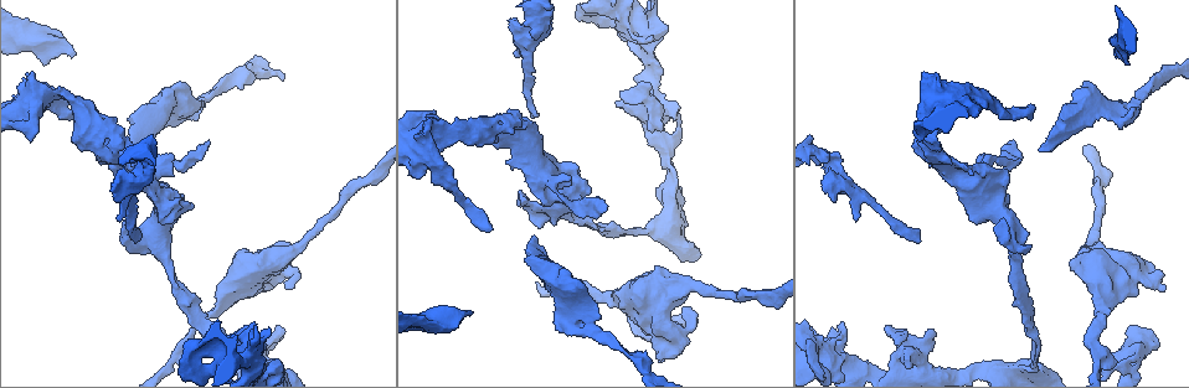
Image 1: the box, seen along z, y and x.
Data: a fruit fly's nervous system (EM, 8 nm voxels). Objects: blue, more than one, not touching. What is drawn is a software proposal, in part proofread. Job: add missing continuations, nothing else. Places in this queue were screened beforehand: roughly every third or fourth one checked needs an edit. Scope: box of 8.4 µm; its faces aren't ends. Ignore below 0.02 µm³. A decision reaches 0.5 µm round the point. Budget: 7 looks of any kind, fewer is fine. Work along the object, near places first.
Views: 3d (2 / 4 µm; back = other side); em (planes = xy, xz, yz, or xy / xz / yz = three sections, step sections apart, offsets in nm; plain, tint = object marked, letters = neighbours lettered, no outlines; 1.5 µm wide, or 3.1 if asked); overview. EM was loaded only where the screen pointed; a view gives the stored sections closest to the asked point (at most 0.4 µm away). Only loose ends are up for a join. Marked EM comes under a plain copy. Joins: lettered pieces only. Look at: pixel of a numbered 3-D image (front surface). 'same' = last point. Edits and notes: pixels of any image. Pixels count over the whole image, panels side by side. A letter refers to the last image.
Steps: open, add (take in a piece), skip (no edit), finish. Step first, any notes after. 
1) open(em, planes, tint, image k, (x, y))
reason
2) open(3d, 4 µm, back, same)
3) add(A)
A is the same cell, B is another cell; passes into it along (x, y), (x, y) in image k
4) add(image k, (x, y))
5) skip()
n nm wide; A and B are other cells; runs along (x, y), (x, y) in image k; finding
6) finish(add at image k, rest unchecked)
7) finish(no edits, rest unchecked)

open(3d, 4 µm, back, image 1, (533, 118))
an open end

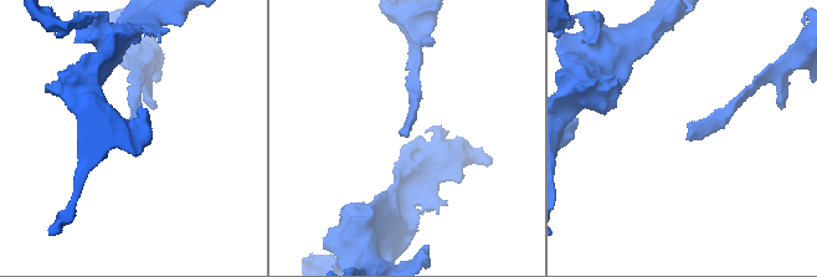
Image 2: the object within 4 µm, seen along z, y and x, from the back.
open(em, planes, letters, image 2, (688, 138))

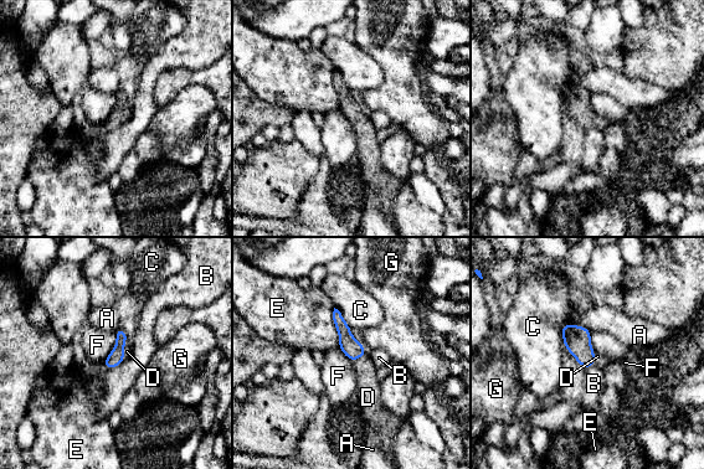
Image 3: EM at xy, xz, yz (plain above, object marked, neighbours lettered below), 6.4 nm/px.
add(D)
100 nm wide; D is the same cell, A, B, C, E, F and G are other cells; passes into it along (116, 357), (123, 349), (127, 351) in image 3; it goes on there

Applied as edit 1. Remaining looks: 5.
open(overview)

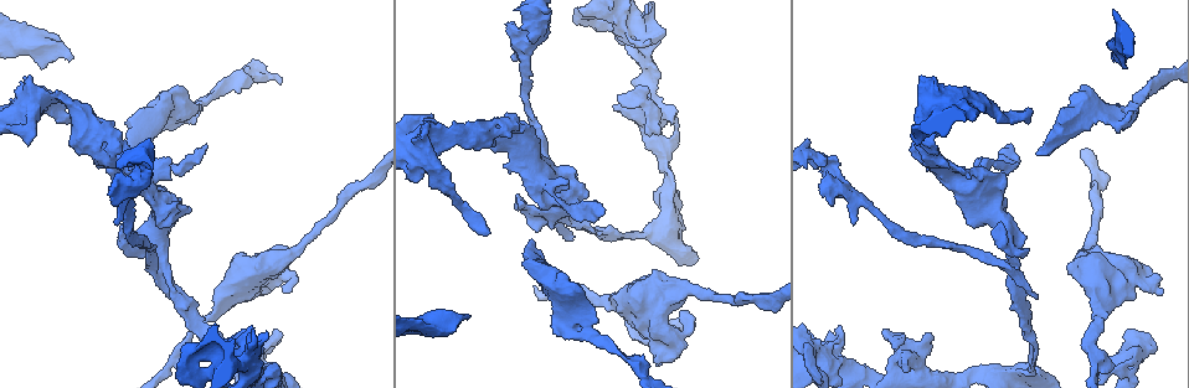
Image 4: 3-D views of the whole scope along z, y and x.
open(em, xz, step 8, letters, image 4, (284, 291))
an open end

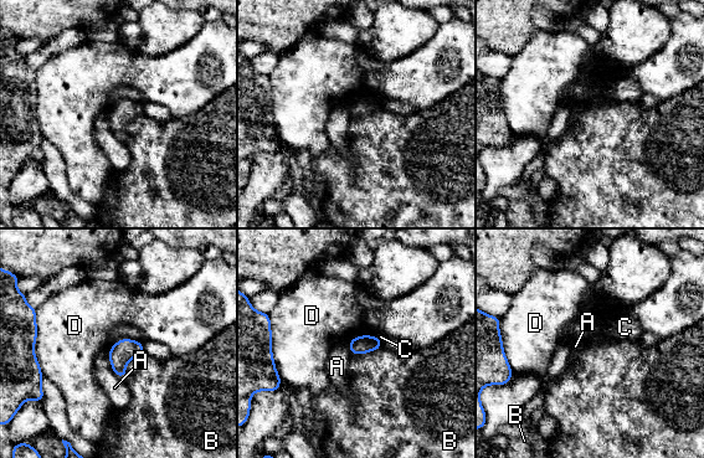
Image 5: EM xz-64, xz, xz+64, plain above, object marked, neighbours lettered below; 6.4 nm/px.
open(em, planes, letters, same)
another direction

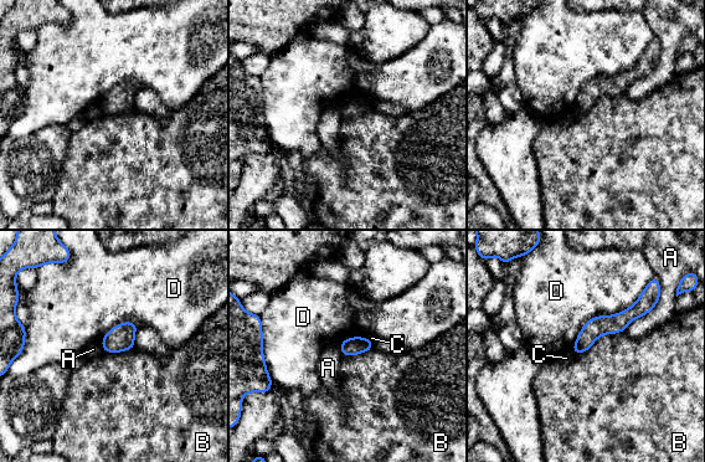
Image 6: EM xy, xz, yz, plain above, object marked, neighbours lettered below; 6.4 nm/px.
skip()
A, B, C and D are other cells; border along (623, 330), (605, 333), (574, 354) in image 6; none of them fits

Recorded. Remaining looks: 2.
open(em, xy, step 4, tint, image 4, (1129, 111))
stops while still wide

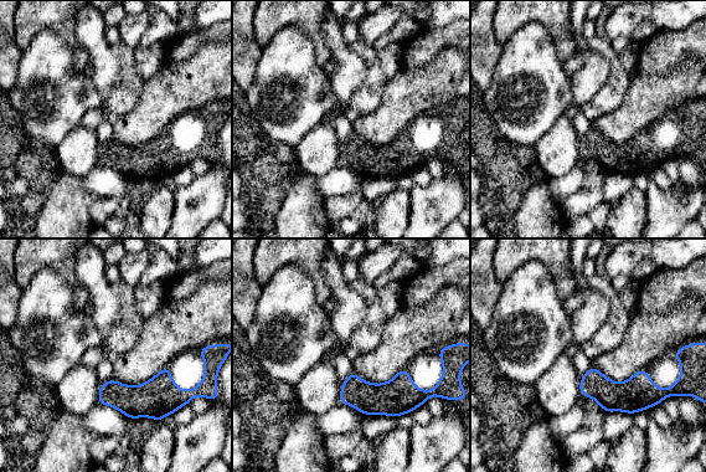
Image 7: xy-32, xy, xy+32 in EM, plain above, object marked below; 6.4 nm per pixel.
open(em, planes, letters, same)
cut it another way

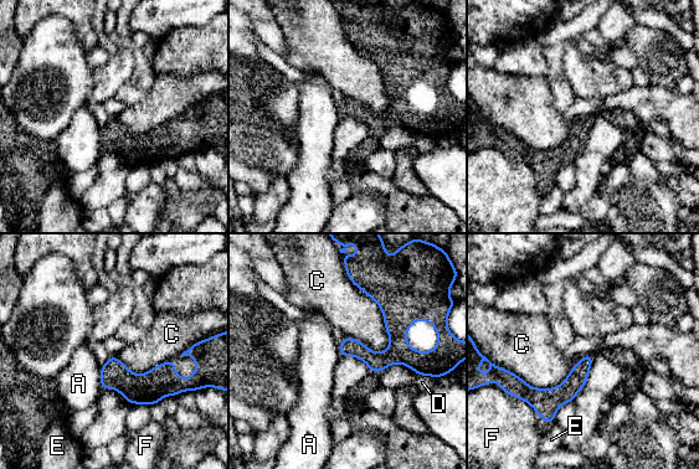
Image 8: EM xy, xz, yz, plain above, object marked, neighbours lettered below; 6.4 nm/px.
skip()
A, C, D, E and F are other cells; no lettered piece goes on from it

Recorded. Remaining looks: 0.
finish(add at image 3, rest unchecked)

